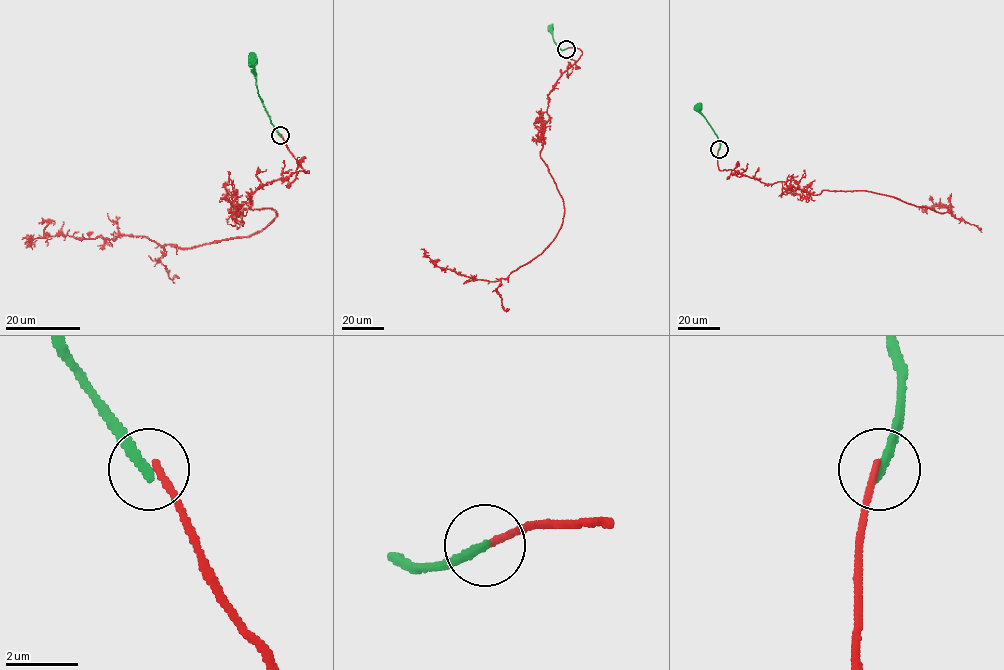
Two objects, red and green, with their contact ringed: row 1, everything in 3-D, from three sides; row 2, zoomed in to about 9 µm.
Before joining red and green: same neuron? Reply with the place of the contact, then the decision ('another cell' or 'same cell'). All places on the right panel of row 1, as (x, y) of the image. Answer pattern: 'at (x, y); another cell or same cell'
at (719, 149); another cell

